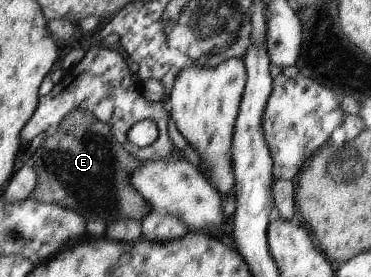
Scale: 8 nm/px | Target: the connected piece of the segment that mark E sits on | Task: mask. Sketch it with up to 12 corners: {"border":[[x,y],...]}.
{"border":[[88,111],[29,155],[29,198],[141,221],[143,161]]}

